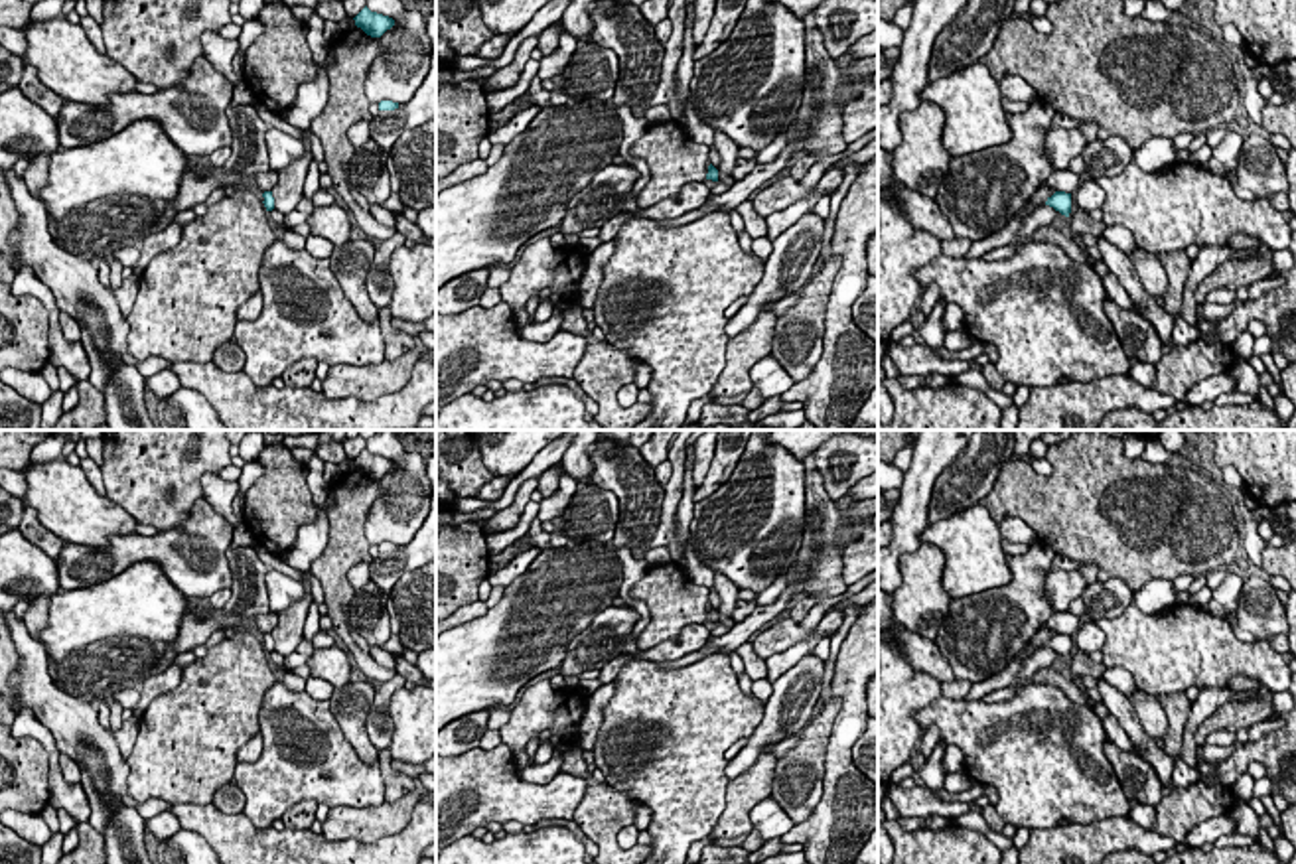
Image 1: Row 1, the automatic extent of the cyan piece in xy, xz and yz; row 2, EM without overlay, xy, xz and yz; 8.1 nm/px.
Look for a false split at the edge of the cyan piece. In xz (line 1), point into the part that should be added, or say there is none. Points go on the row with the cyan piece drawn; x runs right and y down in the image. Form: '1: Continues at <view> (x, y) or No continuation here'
1: No continuation here

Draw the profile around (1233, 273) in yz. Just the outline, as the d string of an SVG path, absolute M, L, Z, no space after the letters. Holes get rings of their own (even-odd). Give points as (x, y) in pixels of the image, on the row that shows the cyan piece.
M1235 233L1229 237L1227 247L1231 251L1251 251L1253 254L1247 258L1229 258L1221 262L1205 280L1205 290L1195 292L1195 300L1207 298L1213 290L1239 290L1241 286L1247 286L1251 282L1266 278L1274 270L1272 252L1266 245L1262 245L1259 239Z

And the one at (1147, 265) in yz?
M1134 247L1130 252L1124 252L1128 260L1132 262L1142 288L1152 296L1152 298L1164 298L1168 290L1168 276L1158 260L1156 254L1146 252L1140 247Z

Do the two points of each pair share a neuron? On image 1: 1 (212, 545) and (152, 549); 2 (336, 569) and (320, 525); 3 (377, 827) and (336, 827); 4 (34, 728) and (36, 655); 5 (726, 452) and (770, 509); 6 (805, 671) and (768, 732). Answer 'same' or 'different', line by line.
1: same
2: different
3: same
4: different
5: different
6: same

